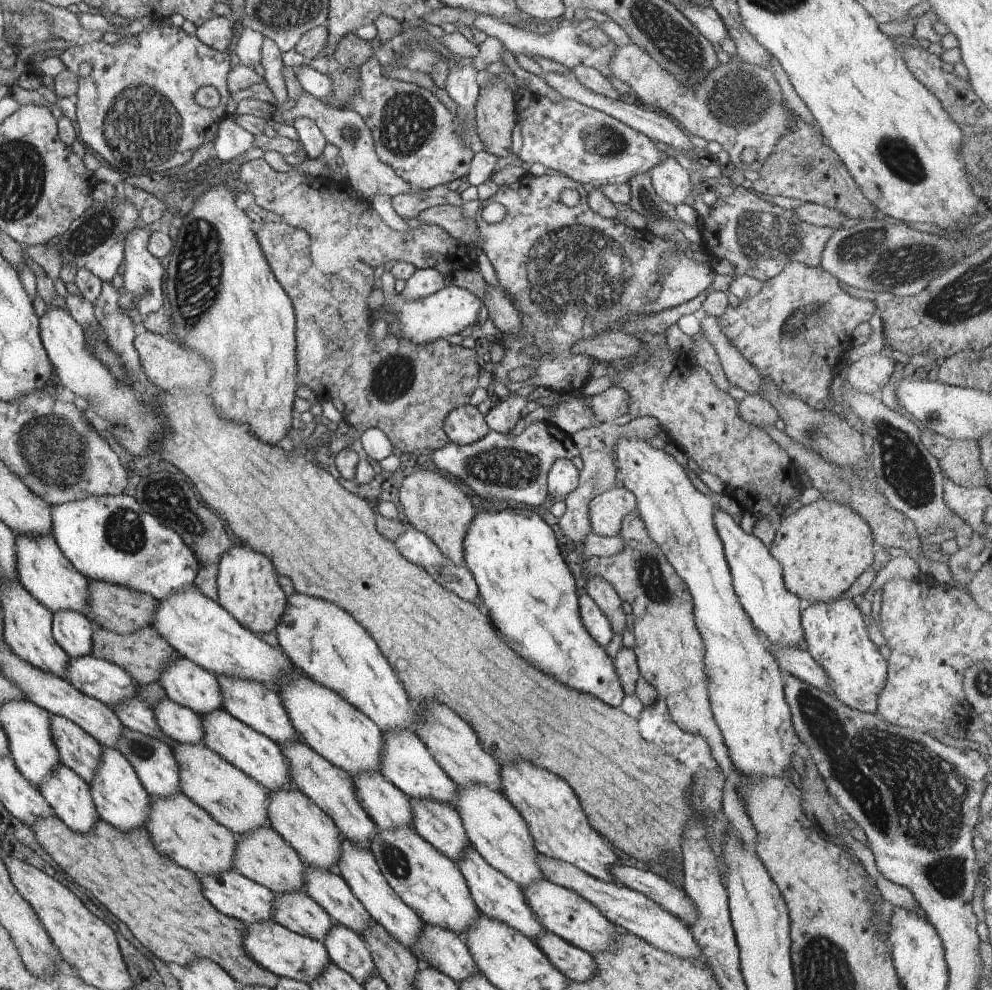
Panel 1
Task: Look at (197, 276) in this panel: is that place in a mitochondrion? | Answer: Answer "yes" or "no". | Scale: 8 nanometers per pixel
yes

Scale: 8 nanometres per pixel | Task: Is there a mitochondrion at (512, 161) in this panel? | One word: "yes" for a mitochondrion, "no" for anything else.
no

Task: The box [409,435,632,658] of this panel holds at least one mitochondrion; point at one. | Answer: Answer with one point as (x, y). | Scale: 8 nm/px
(499, 469)

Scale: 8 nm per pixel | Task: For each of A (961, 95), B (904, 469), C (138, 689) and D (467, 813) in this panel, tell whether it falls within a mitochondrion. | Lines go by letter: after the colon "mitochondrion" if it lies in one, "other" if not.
A: other
B: mitochondrion
C: other
D: other

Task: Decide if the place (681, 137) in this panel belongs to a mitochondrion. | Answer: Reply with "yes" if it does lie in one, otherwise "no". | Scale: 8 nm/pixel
no

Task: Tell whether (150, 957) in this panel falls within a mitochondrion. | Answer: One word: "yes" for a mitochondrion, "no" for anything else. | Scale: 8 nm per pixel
no

